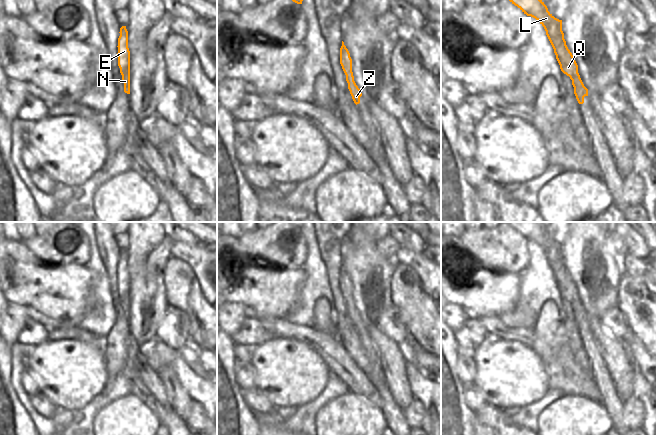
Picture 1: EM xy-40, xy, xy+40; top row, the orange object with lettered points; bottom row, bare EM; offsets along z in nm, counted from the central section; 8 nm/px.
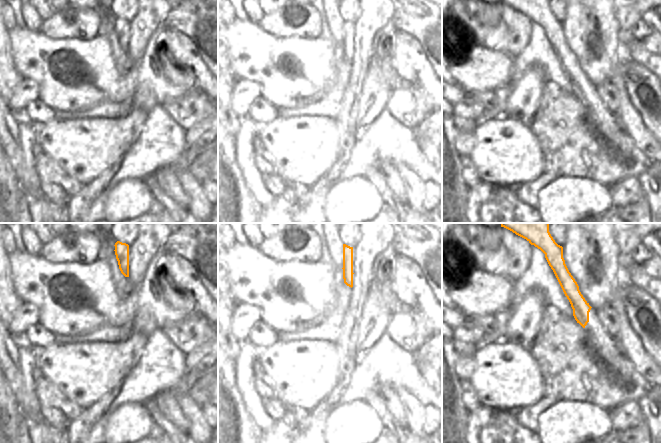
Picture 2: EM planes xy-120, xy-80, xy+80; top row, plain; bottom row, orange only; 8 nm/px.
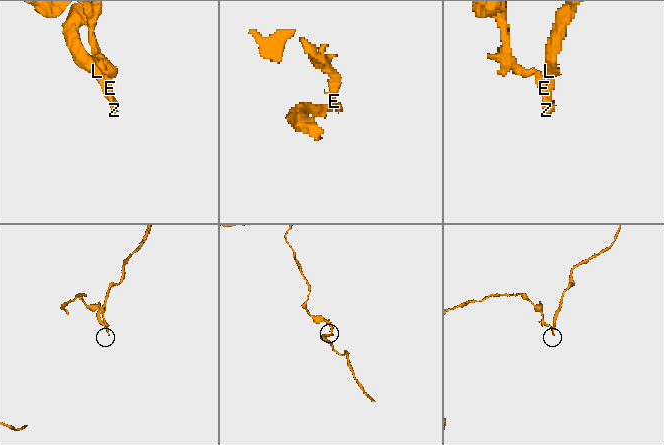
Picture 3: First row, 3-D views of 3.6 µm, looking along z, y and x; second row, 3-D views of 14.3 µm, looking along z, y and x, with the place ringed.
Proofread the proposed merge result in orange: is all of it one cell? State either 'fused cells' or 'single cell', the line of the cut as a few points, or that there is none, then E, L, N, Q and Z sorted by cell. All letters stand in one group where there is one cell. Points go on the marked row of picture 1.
fused cells; cut in xy+40 along (571, 79), (577, 76), (582, 83); E N Z / L Q

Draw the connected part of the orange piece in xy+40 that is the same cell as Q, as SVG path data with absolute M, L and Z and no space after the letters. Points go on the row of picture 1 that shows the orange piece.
M509 0L512 4L517 6L524 14L535 18L545 29L546 35L554 49L556 59L560 65L561 71L570 77L572 80L575 76L580 78L578 73L578 65L566 45L564 33L562 31L562 20L555 18L549 11L542 0Z

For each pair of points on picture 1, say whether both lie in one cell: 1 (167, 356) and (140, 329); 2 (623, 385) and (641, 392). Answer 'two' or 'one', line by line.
1: two
2: two

